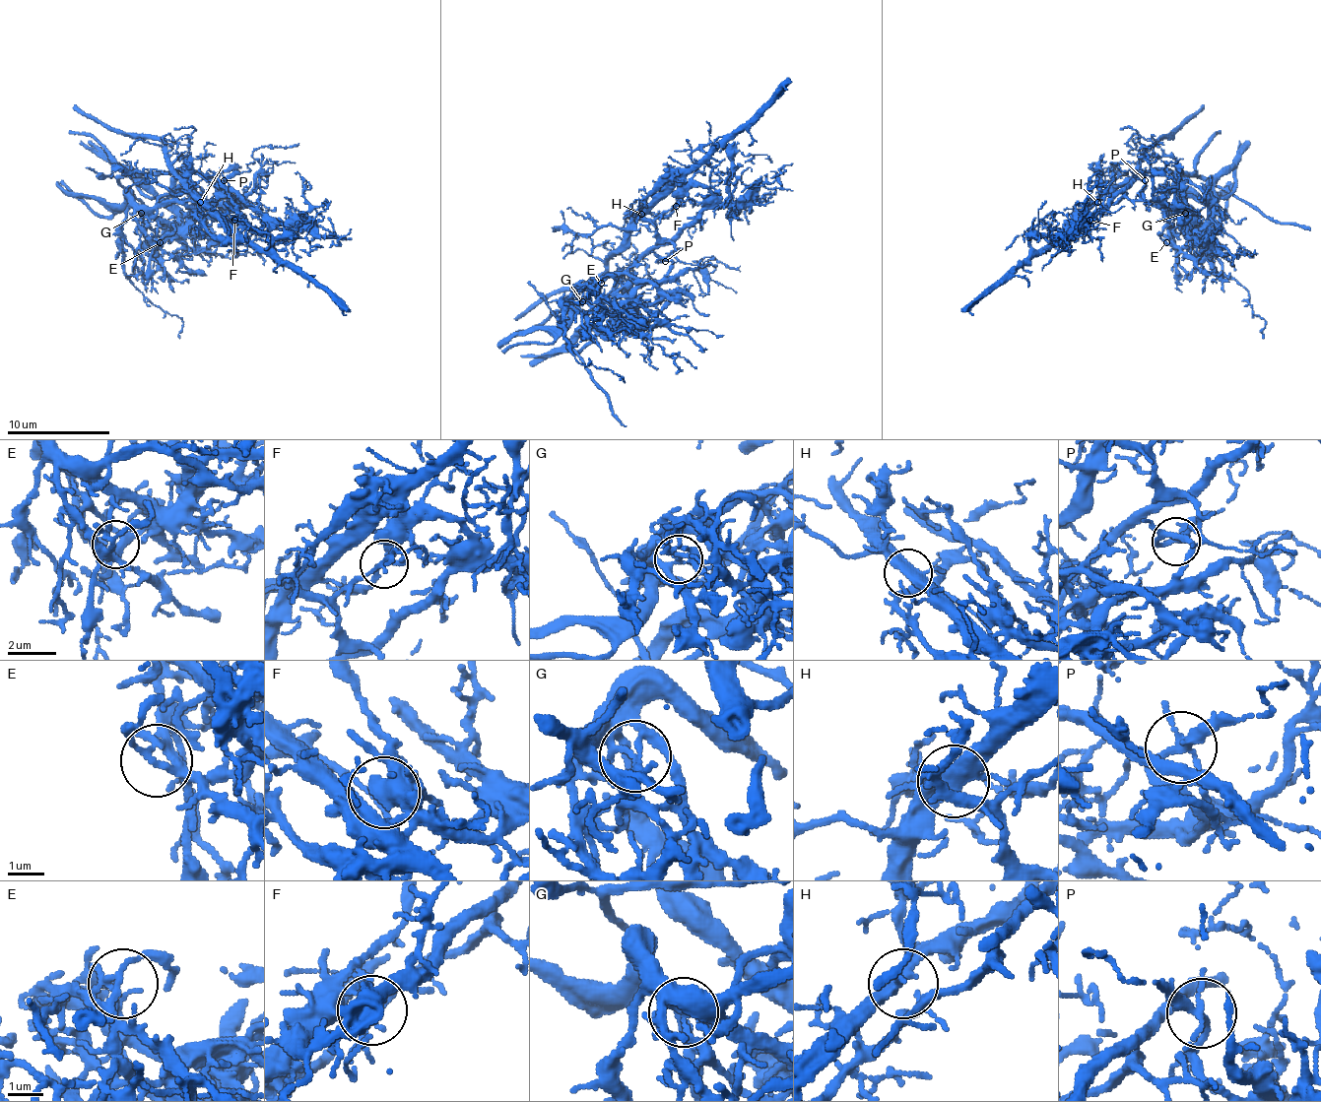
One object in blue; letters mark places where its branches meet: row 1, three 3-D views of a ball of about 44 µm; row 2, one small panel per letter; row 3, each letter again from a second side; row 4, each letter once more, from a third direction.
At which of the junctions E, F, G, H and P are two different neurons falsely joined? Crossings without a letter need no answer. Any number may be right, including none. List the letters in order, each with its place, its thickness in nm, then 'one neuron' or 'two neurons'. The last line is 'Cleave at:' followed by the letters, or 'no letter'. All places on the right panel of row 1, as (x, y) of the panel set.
E: at (1166, 242); 160 nm thick; one neuron
F: at (1089, 220); 140 nm thick; two neurons
G: at (1185, 213); 170 nm thick; two neurons
H: at (1097, 202); 360 nm thick; one neuron
P: at (1145, 180); 200 nm thick; two neurons
Cleave at: F, G, P

